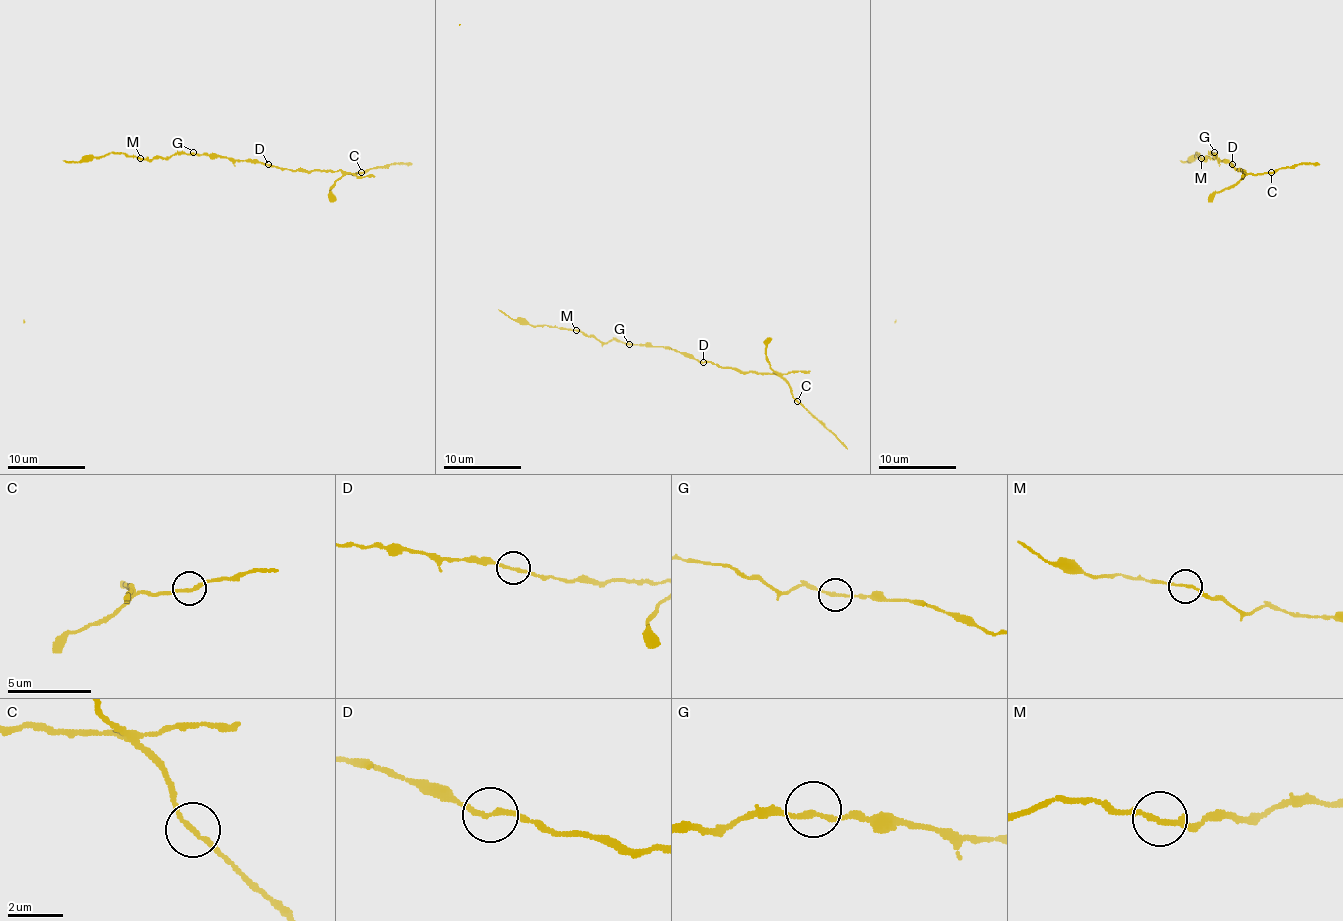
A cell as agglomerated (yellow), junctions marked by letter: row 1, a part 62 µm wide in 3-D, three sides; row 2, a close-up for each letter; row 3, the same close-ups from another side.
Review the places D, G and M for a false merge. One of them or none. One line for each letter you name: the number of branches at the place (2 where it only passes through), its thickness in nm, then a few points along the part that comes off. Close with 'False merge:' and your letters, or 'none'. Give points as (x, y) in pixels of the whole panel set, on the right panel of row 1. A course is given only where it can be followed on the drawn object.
D: 2 branches meet; 170 nm thick; foreign part runs (1232, 164), (1248, 174), (1271, 174), (1298, 164), (1320, 164)
False merge: D

